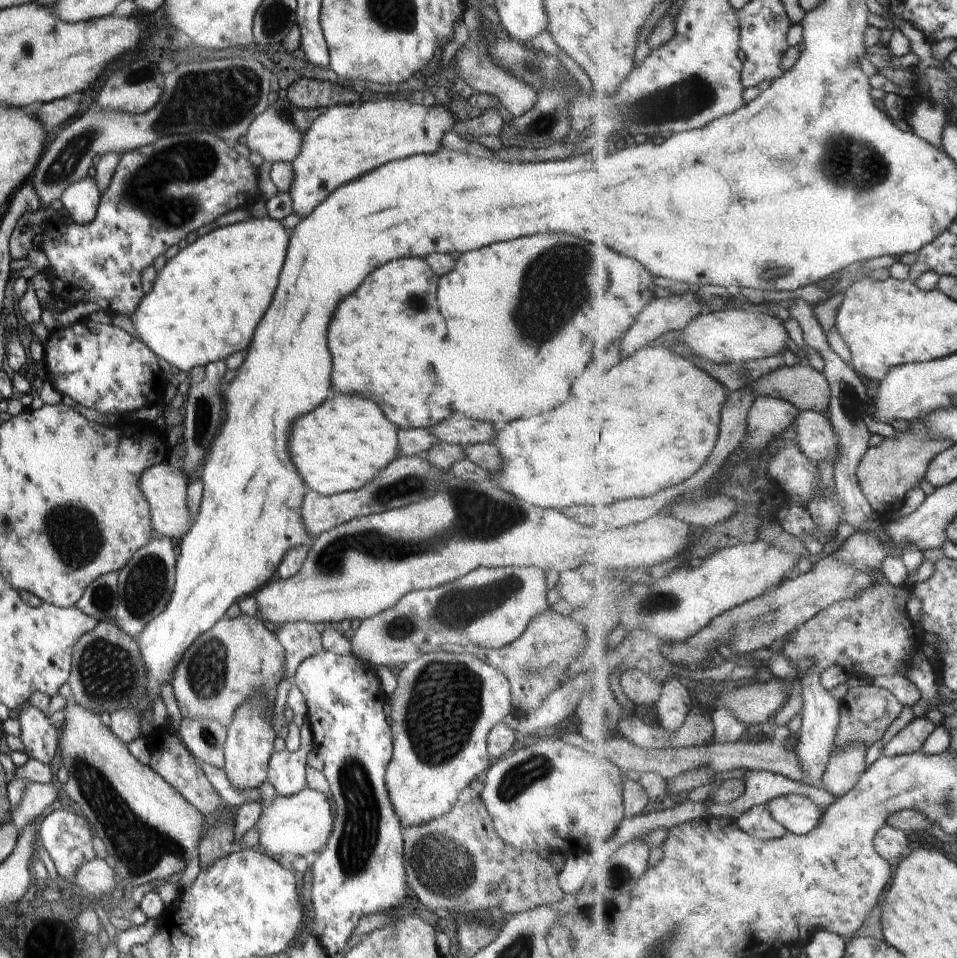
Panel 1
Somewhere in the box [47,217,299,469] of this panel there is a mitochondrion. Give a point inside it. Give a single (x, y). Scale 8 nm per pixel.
(202, 407)

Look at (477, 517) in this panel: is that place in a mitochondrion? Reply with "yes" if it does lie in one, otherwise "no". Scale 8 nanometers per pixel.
yes

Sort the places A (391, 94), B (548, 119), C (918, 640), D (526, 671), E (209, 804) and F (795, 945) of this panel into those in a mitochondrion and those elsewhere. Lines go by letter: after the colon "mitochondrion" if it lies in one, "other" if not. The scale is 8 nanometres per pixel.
A: other
B: mitochondrion
C: other
D: mitochondrion
E: other
F: other

